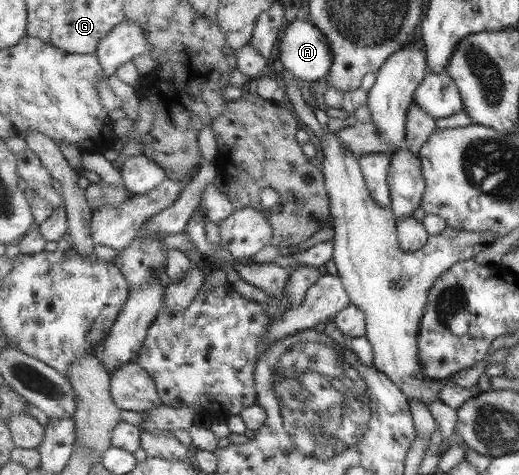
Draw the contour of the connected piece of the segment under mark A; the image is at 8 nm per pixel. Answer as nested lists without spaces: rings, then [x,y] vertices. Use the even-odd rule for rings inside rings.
[[[293,19],[286,25],[286,29],[282,33],[281,42],[279,43],[280,60],[283,67],[296,79],[304,82],[318,83],[324,81],[331,72],[334,61],[334,53],[332,53],[329,39],[323,34],[323,30],[319,28],[310,19],[300,20]]]

